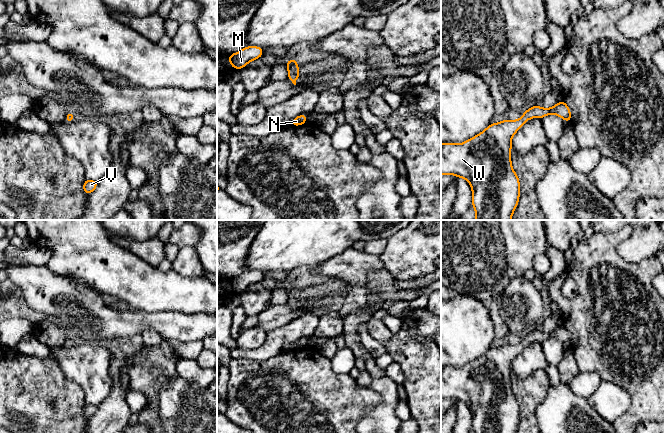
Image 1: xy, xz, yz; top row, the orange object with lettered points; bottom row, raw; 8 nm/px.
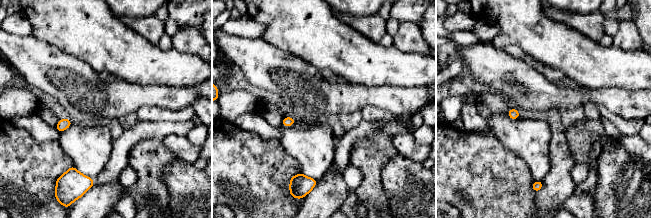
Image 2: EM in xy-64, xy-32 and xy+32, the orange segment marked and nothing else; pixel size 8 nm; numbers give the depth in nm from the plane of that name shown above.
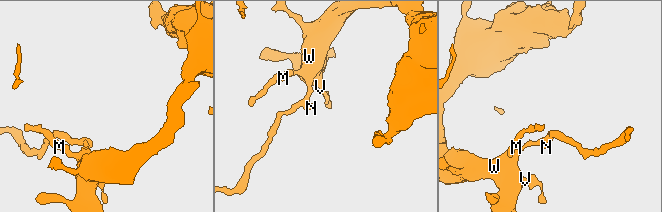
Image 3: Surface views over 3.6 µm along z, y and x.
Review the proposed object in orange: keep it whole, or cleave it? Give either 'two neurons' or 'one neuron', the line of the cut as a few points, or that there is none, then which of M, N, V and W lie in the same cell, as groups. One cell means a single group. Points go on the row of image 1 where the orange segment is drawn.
one neuron | no cut | M N V W

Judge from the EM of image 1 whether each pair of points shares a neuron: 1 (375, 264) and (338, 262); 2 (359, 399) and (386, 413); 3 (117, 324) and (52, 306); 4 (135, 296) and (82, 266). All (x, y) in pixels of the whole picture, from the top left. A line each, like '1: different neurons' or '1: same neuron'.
1: same neuron
2: different neurons
3: same neuron
4: same neuron

